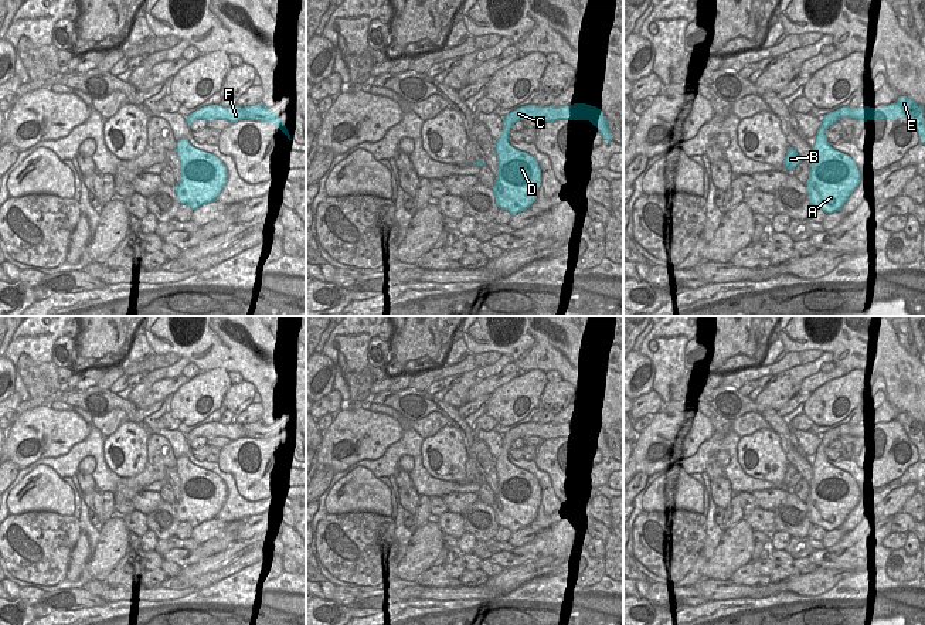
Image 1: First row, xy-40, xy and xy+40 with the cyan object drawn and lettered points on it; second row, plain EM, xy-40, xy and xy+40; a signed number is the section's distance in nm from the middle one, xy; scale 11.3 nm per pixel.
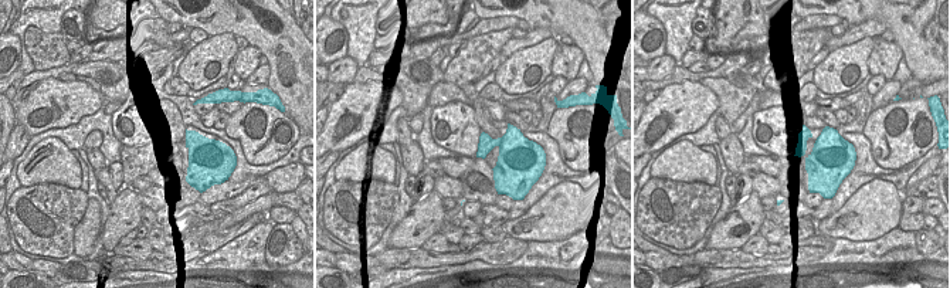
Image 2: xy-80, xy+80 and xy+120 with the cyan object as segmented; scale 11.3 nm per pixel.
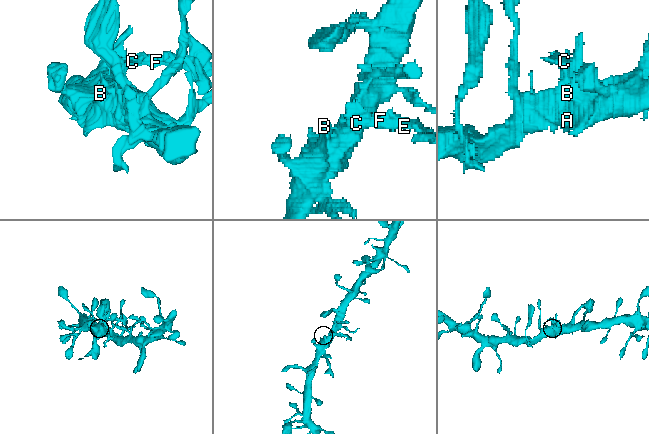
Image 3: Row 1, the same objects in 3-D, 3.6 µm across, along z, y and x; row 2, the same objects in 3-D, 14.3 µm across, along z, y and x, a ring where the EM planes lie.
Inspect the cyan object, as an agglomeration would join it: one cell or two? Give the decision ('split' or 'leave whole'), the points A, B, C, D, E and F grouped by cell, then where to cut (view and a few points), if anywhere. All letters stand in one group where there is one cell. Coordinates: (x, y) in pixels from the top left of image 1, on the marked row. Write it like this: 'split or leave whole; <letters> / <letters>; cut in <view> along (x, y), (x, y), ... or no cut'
split; A B D / C E F; cut in xy along (503, 125), (509, 132)

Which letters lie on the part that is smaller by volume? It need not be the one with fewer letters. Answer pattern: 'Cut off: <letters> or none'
Cut off: C, E, F

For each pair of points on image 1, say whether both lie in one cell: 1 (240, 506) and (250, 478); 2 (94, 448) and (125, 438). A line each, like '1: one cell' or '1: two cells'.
1: two cells
2: two cells

